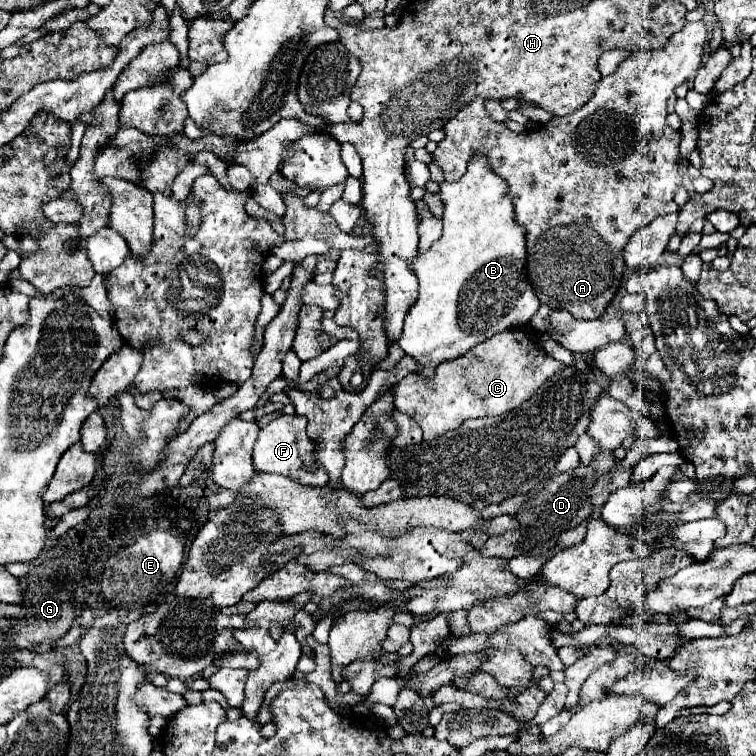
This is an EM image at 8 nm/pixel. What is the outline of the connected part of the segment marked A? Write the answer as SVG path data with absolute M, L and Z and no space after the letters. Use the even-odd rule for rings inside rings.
M704 21L686 23L686 27L674 33L660 49L636 51L620 63L614 75L602 77L594 97L586 105L522 135L516 135L504 123L492 121L482 97L460 109L456 117L444 125L446 139L438 143L432 155L434 163L444 173L444 181L458 181L468 161L476 155L486 155L492 171L508 181L516 219L526 229L528 279L540 303L550 309L558 305L558 309L566 309L576 319L598 319L620 287L624 273L622 251L630 235L658 215L679 213L674 195L682 187L682 167L678 163L682 135L666 123L666 101L680 83L692 79L698 71L706 53L706 39L708 27Z

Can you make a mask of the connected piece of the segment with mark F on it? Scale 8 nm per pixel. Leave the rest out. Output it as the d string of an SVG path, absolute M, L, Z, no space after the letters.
M280 415L276 419L272 419L268 425L264 425L258 433L258 439L254 443L254 453L252 453L252 463L256 473L274 473L274 475L284 475L290 477L302 485L326 485L326 473L320 471L306 471L304 461L306 457L312 457L314 445L312 441L306 437L306 417L298 417L298 415Z

